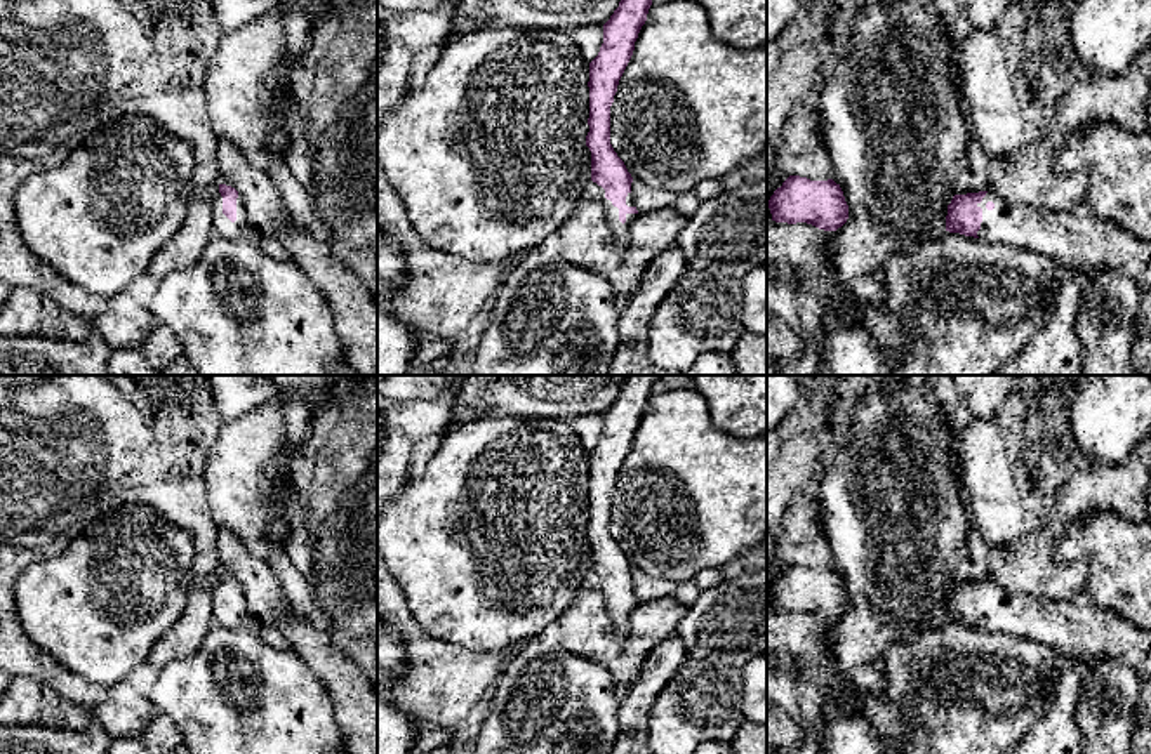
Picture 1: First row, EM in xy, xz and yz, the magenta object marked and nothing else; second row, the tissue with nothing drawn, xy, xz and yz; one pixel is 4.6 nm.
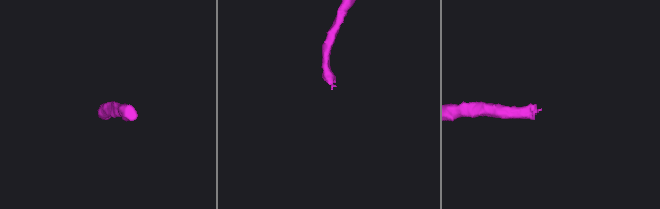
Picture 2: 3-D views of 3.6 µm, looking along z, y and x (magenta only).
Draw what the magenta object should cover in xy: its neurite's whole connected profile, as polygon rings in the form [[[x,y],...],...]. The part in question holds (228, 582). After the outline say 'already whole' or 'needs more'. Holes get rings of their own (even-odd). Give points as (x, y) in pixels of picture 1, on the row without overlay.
[[[219,573],[219,582],[212,589],[212,615],[214,625],[223,629],[245,625],[247,599],[235,577]]]; needs more

